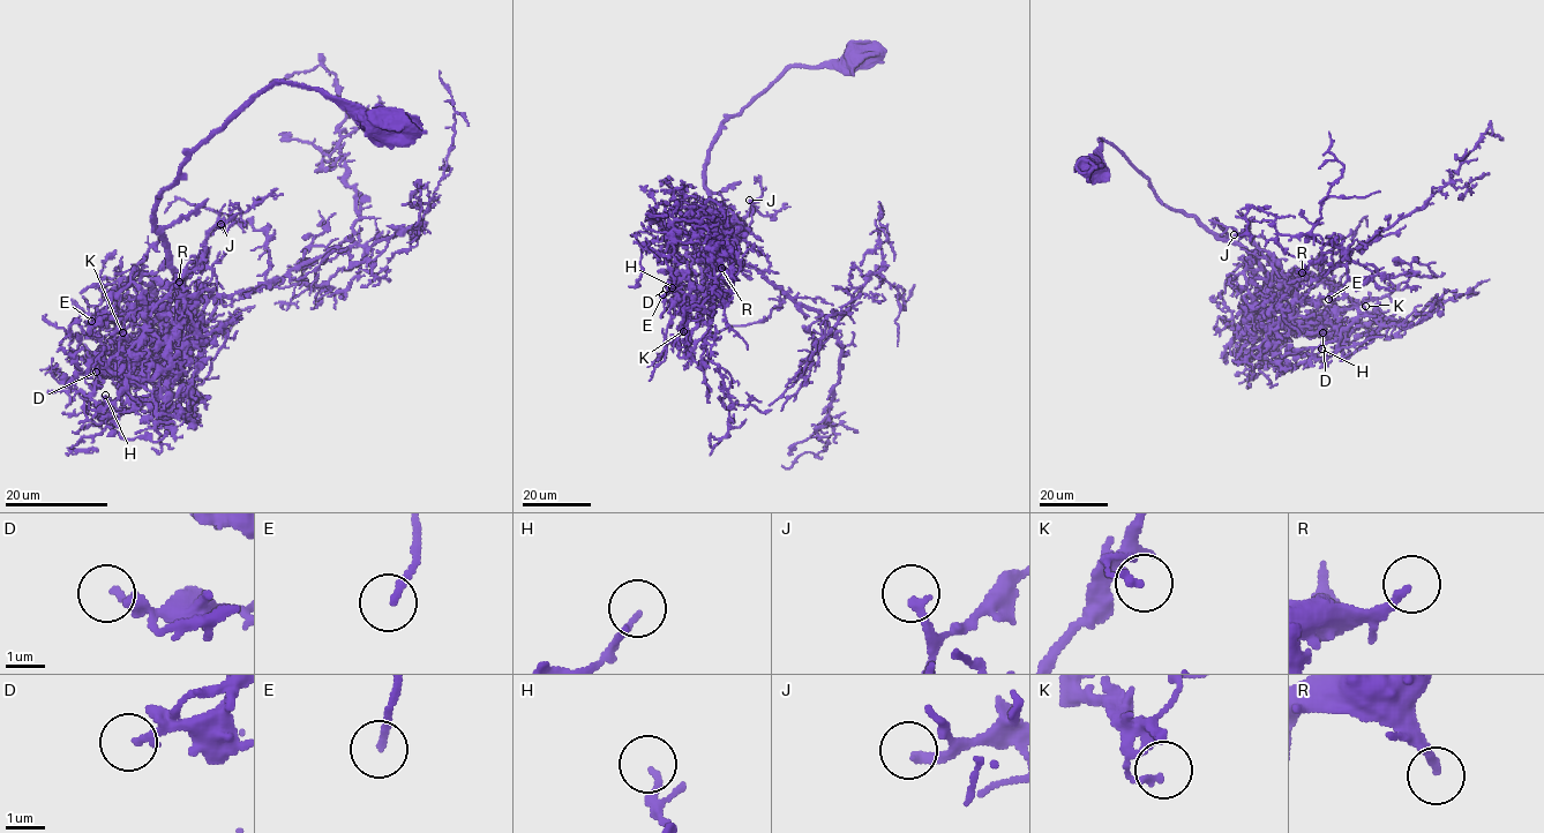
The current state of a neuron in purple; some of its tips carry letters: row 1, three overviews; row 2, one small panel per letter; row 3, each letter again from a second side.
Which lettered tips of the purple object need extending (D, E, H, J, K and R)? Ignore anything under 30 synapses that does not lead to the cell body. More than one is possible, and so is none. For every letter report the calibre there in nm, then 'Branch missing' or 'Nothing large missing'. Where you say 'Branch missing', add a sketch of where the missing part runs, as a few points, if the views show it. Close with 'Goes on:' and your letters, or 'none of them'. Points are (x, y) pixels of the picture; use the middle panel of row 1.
D: Thickness 200 nm. Nothing large missing
E: Thickness 180 nm. Branch missing. Course of what is missing: (662, 294), (657, 285), (658, 268)
H: Thickness 150 nm. Nothing large missing
J: Thickness 220 nm. Branch missing. Course of what is missing: (749, 200), (744, 174), (740, 172), (737, 178), (736, 174)
K: Thickness 170 nm. Nothing large missing
R: Thickness 200 nm. Branch missing. Course of what is missing: (721, 268), (726, 253)
Goes on: E, J, R

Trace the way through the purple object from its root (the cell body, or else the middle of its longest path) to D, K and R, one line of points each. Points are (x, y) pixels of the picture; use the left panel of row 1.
D: (380, 120), (286, 83), (240, 107), (157, 205), (177, 293), (154, 278), (128, 313), (110, 375), (96, 372)
K: (380, 120), (315, 88), (262, 88), (162, 193), (156, 227), (177, 293), (154, 278), (122, 332)
R: (380, 120), (315, 88), (286, 83), (262, 88), (192, 154), (162, 193), (156, 227), (177, 293), (179, 282)

